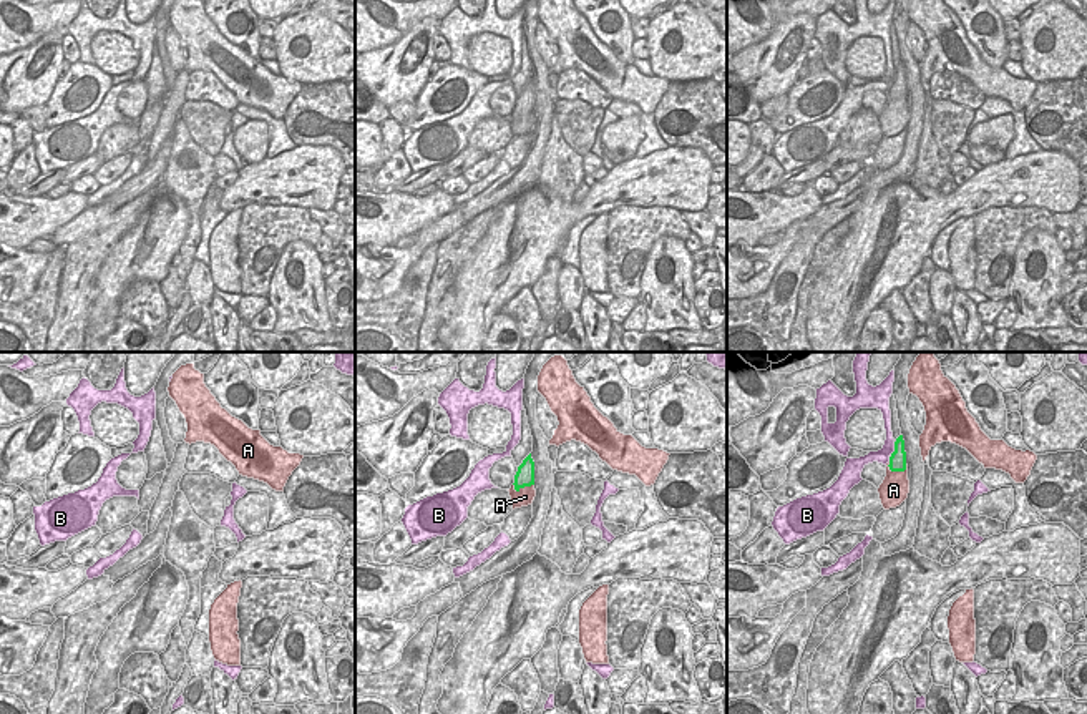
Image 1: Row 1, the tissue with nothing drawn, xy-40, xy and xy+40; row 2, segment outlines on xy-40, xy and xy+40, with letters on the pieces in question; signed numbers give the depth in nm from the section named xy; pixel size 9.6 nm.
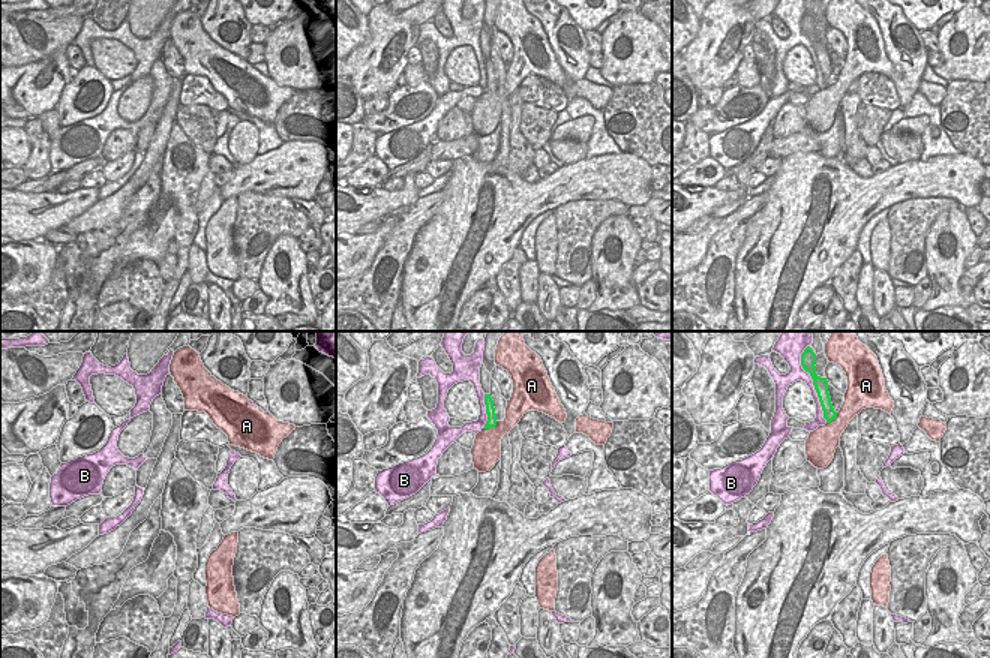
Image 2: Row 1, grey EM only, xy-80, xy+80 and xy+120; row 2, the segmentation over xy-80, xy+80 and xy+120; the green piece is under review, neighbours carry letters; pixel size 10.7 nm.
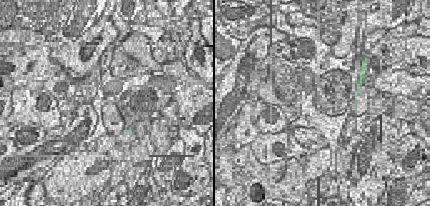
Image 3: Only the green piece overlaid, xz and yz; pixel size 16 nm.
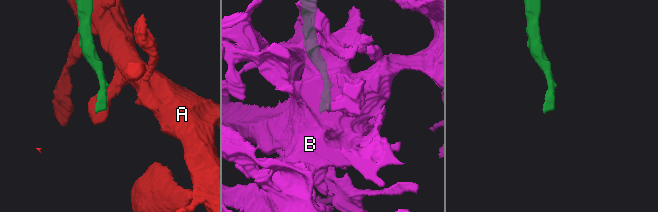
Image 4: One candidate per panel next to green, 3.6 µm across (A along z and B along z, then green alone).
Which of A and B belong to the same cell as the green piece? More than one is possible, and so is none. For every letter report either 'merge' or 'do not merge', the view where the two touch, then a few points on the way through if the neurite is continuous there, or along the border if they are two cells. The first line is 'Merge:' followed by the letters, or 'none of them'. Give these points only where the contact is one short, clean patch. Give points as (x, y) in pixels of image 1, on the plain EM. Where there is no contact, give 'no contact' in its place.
Merge: none of them
A: do not merge; meets green in xy+40; border along xy+40 (887, 93), (892, 98), (903, 98), (906, 93)
B: do not merge; meets green in xy+40

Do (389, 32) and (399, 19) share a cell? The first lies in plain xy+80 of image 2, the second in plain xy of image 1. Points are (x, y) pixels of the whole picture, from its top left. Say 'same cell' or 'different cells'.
different cells

